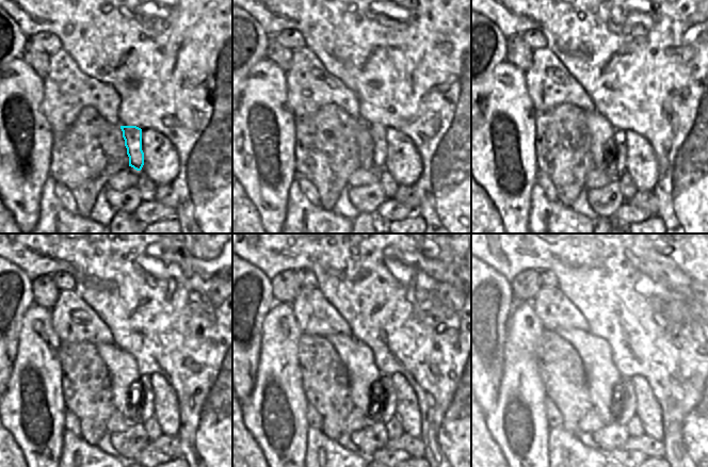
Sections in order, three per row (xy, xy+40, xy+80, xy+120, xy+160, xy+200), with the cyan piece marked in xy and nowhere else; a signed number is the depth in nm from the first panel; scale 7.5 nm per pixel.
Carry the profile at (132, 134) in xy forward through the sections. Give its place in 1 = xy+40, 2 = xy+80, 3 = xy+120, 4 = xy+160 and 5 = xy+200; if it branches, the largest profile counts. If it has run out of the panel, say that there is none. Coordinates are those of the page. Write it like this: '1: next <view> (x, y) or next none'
1: next xy+40 (376, 131)
2: next xy+80 (618, 137)
3: next xy+120 (145, 406)
4: next xy+160 (386, 408)
5: next xy+200 (626, 409)

